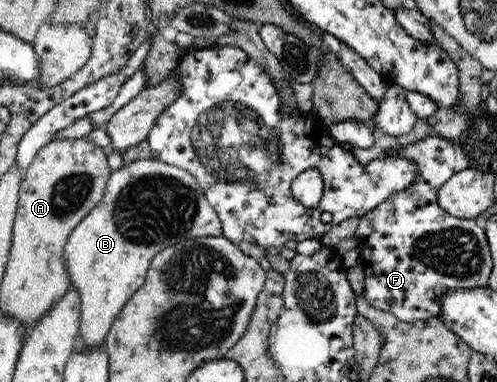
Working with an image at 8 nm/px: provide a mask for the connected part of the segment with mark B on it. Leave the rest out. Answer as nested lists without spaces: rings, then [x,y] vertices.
[[[151,158],[135,160],[129,166],[123,165],[111,172],[101,202],[73,228],[64,246],[64,262],[70,284],[80,292],[80,340],[77,343],[86,350],[105,345],[113,320],[145,282],[151,261],[158,252],[188,238],[221,237],[222,234],[222,223],[216,210],[189,171]]]

